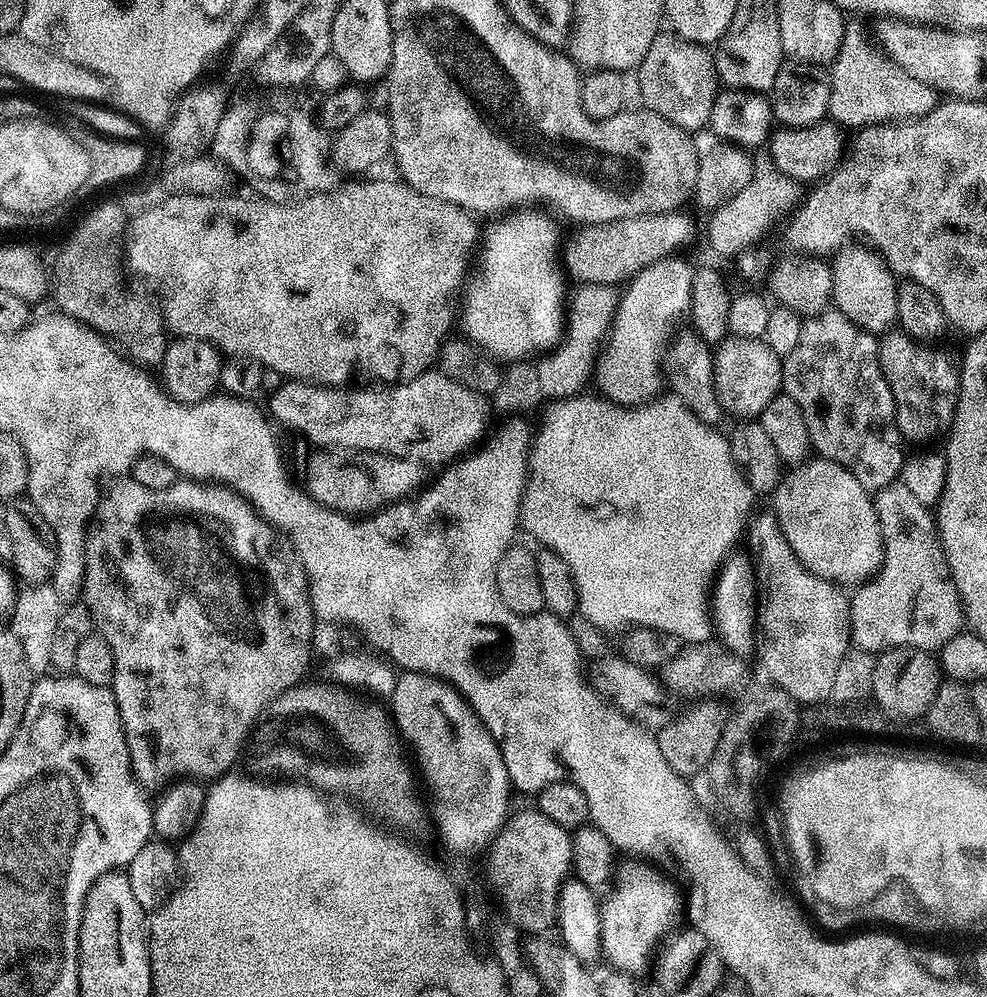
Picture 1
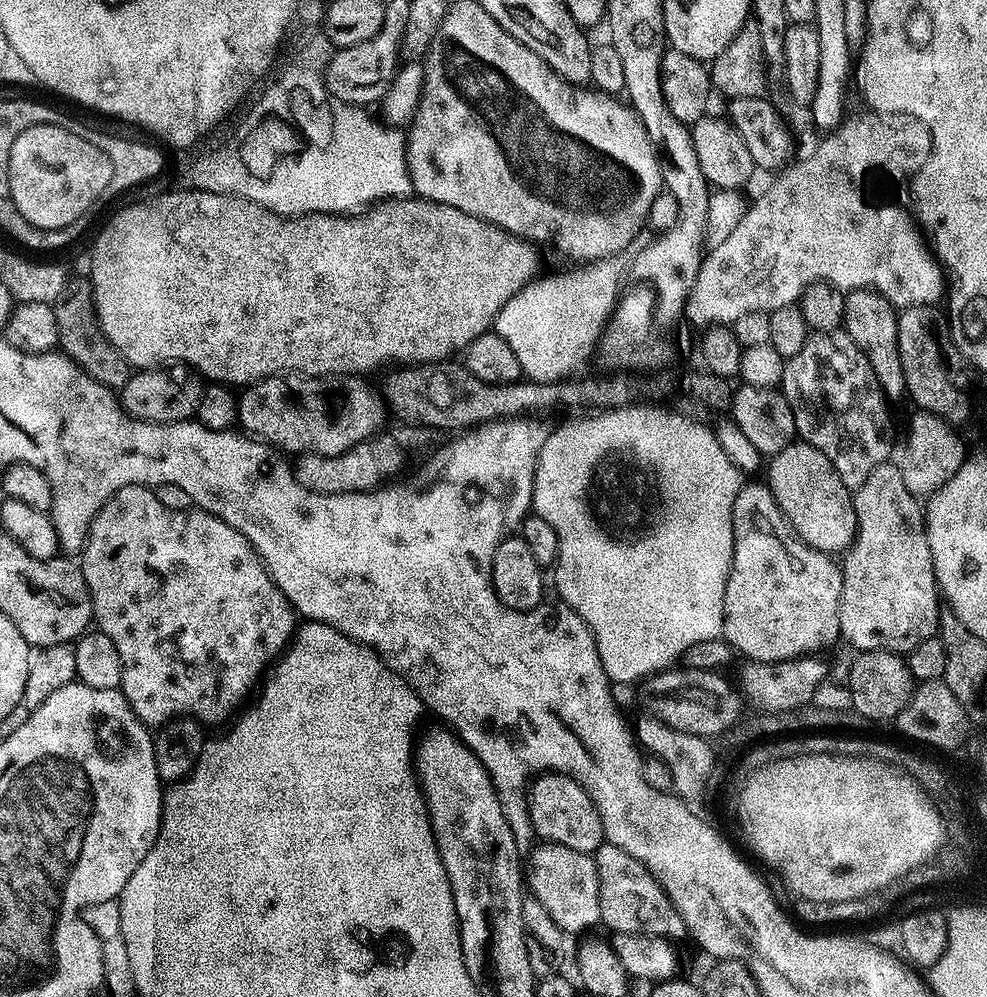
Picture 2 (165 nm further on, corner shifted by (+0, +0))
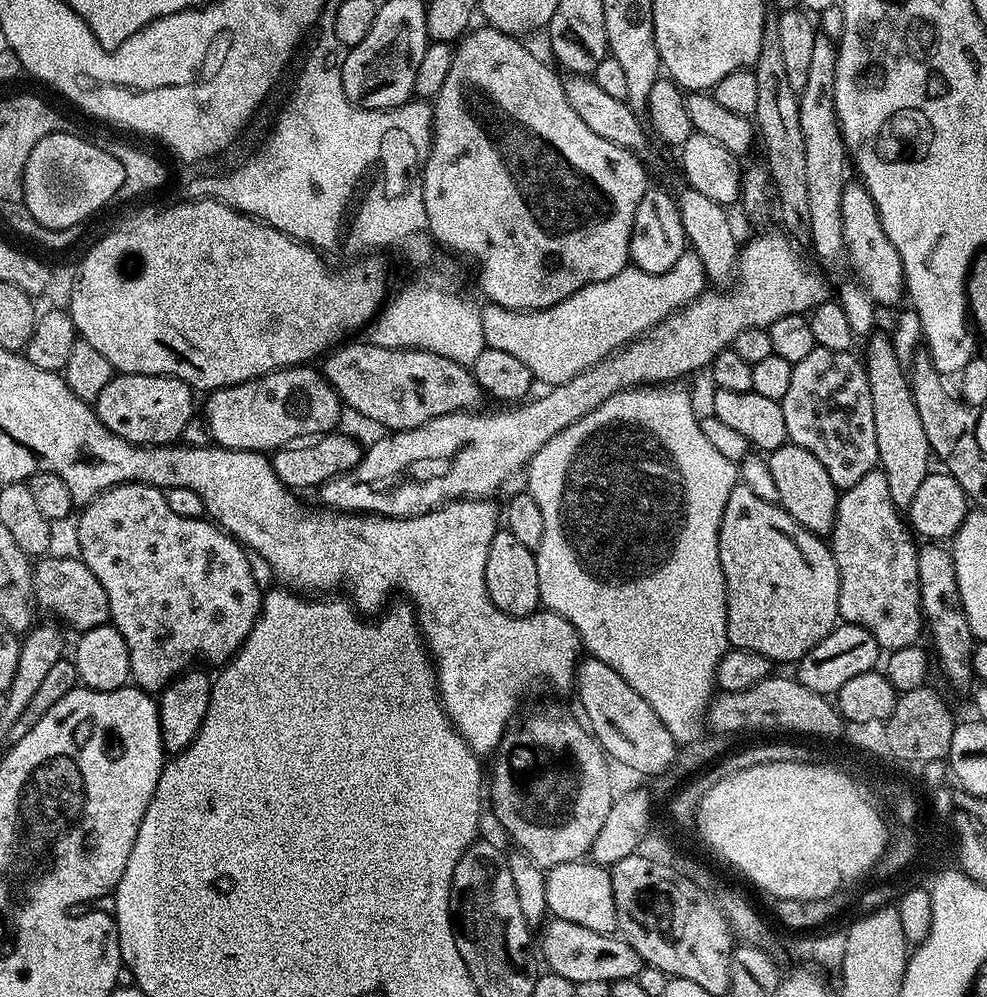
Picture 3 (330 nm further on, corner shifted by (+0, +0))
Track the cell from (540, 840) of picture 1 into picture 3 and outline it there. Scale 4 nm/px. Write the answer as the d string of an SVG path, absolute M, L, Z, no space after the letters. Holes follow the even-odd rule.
M571 860L547 869L544 900L557 920L569 920L590 930L608 932L616 928L616 907L612 901L612 877L607 867L593 862Z

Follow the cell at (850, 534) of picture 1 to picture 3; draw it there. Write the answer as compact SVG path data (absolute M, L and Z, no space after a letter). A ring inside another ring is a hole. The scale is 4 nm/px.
M785 442L778 450L774 450L767 457L770 466L770 474L774 474L774 486L778 486L778 504L788 515L794 517L807 532L812 532L821 538L827 537L827 532L836 524L836 495L838 489L834 481L830 478L830 474L826 474L826 466L822 466L822 462L818 462L818 458L814 458L814 454L810 454L810 450L806 450L802 446L791 442Z

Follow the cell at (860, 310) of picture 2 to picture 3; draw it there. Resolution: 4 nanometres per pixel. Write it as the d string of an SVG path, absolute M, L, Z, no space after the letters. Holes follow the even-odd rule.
M884 338L880 348L872 348L866 356L865 374L870 386L871 402L874 407L875 437L878 441L878 464L880 470L884 472L886 480L886 496L898 508L906 508L915 496L916 490L920 488L926 475L930 472L928 460L931 457L929 440L926 438L925 431L922 429L921 418L918 417L917 406L913 400L912 387L906 374L900 370L902 362L897 359L896 352L892 349L891 339Z

